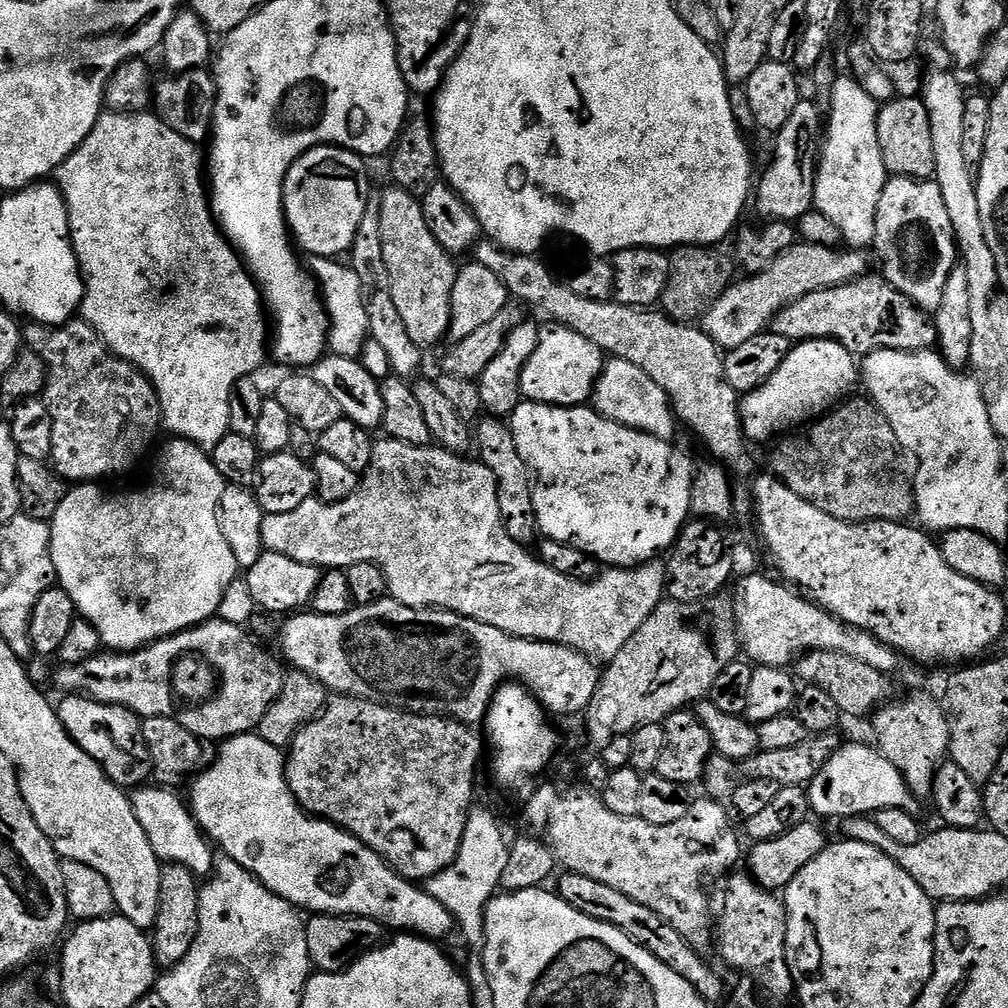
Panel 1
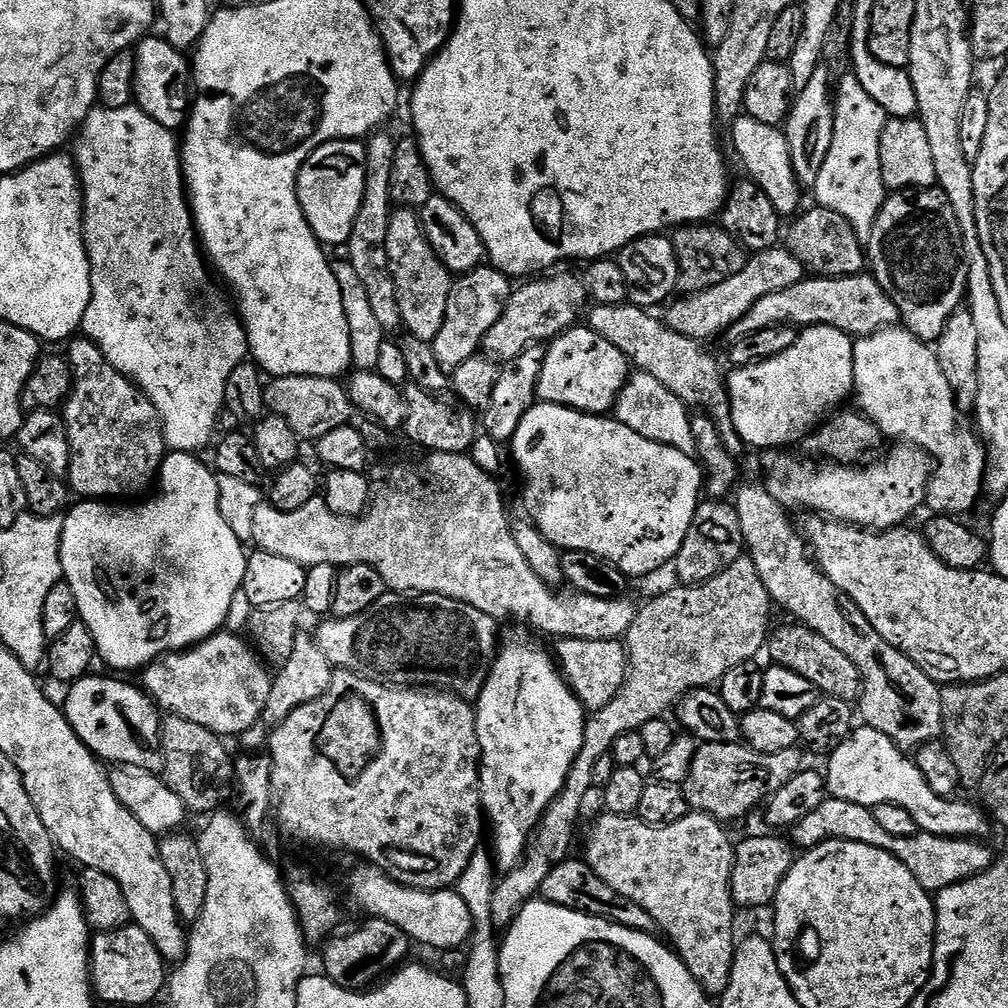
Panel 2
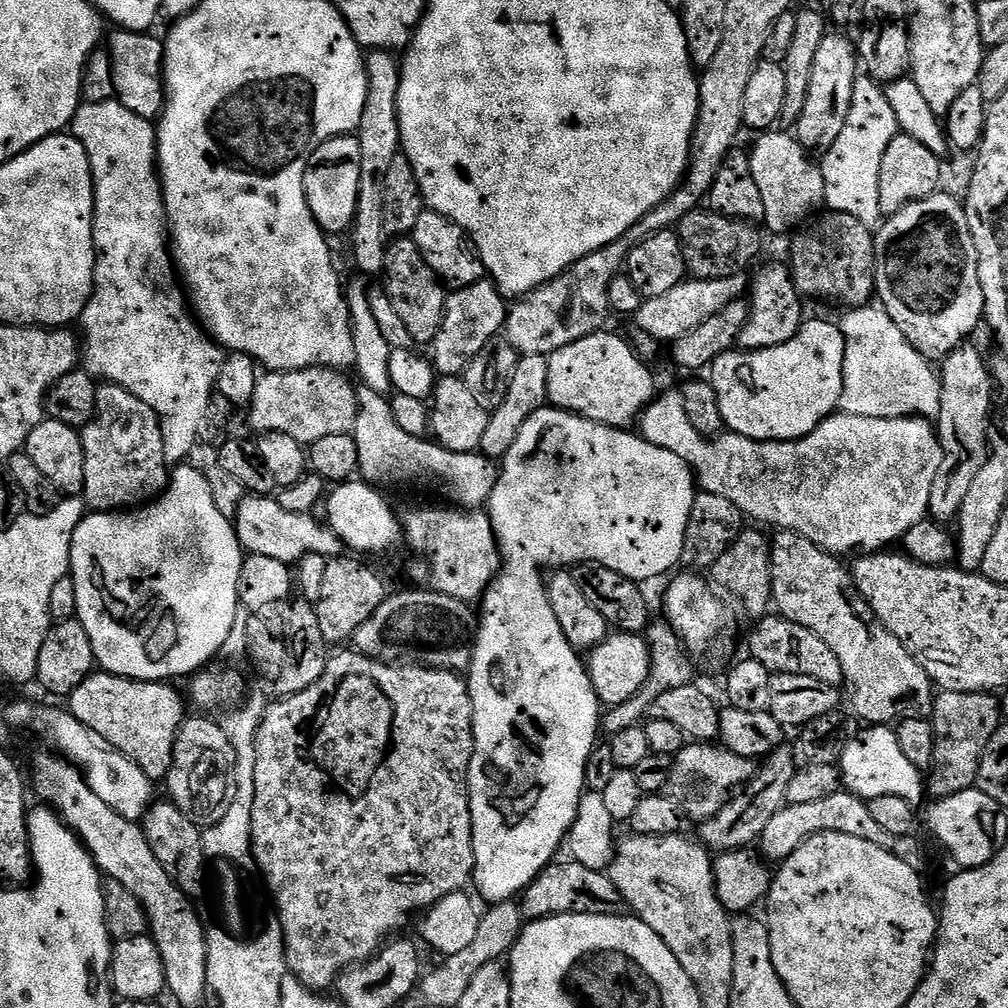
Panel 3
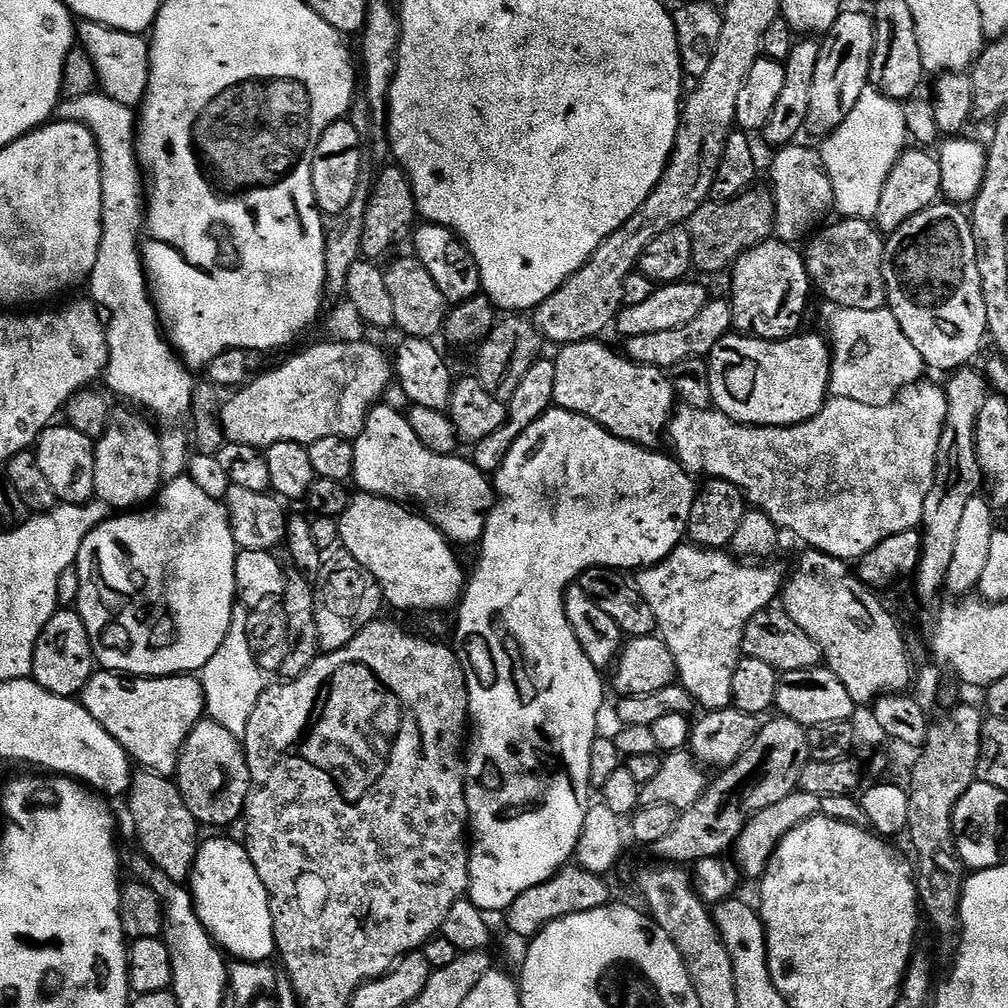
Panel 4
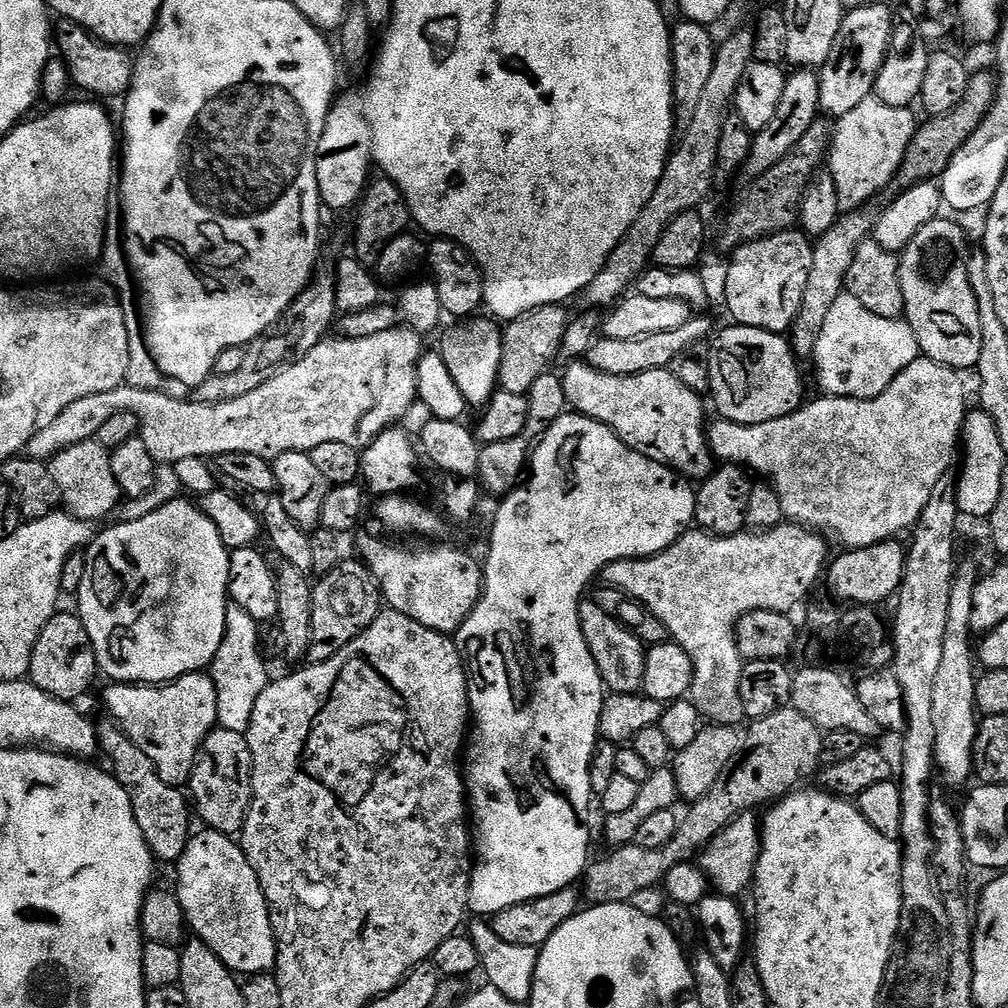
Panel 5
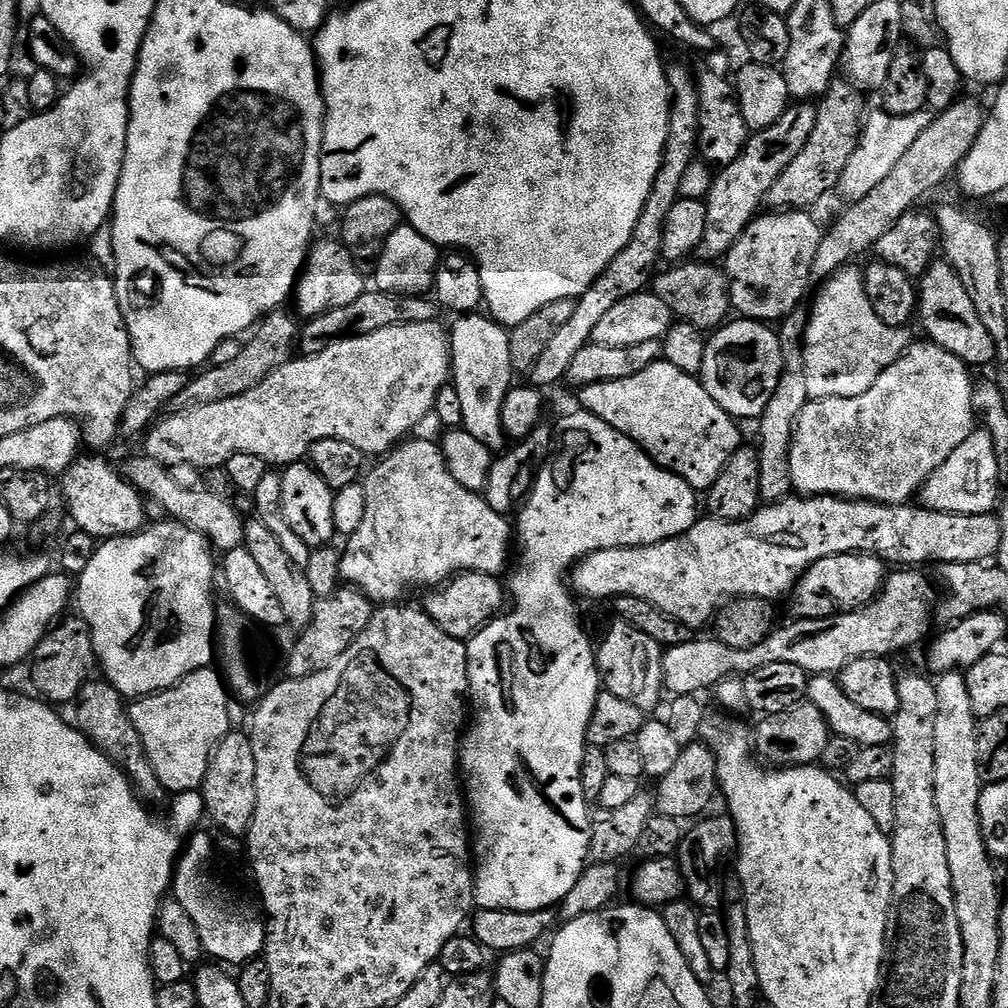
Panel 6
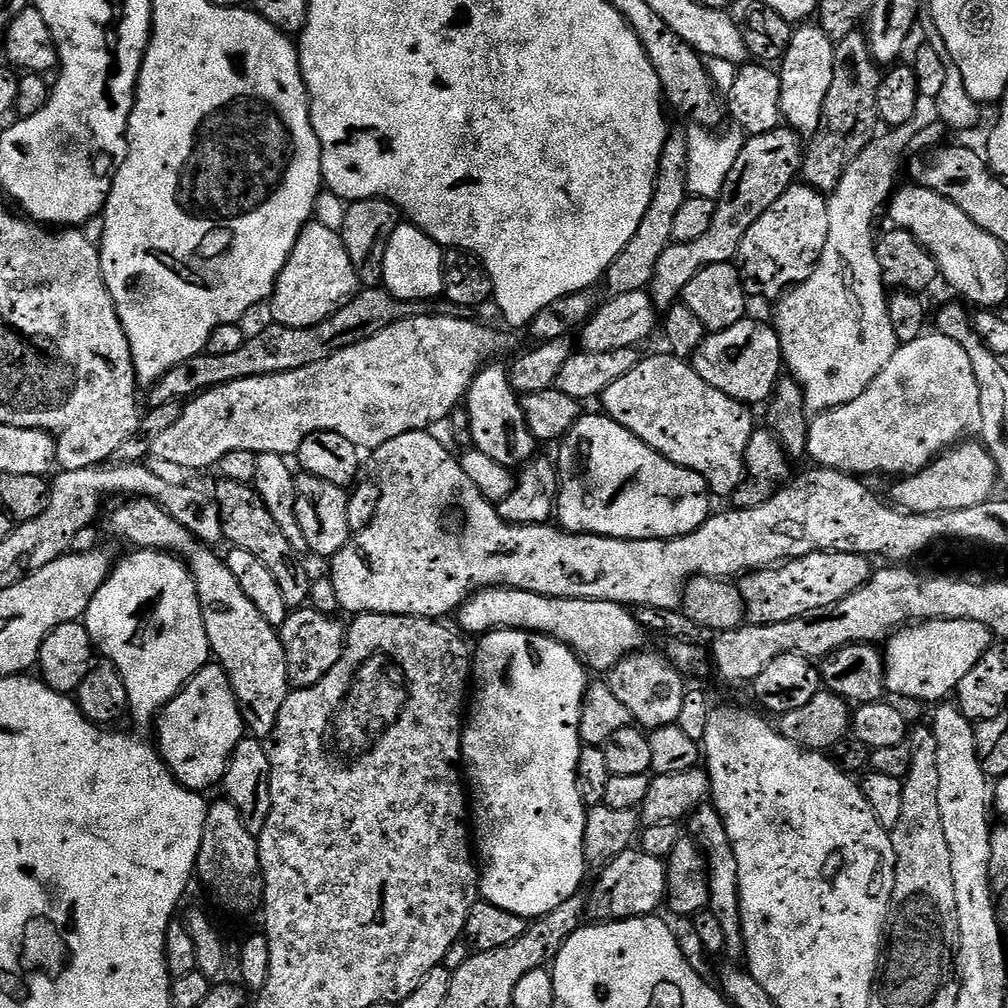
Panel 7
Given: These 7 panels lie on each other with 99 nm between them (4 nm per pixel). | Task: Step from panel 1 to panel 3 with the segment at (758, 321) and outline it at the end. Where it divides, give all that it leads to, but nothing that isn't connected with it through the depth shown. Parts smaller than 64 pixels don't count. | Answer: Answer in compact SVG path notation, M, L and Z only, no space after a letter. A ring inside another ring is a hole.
M744 274L713 280L686 278L678 286L674 286L674 290L666 290L666 294L647 297L636 312L635 327L639 331L650 334L657 342L664 342L664 340L674 342L682 338L682 334L690 334L694 326L702 326L706 318L714 318L714 314L726 310L730 302L741 299L749 284L749 277Z

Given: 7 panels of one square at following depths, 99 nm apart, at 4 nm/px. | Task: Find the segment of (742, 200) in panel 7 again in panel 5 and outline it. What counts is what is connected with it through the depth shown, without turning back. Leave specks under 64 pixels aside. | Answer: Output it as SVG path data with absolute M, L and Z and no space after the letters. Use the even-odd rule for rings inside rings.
M801 68L789 71L787 78L786 90L782 90L782 99L773 120L766 126L762 126L762 130L752 137L752 149L742 169L743 175L748 175L748 178L766 174L770 166L778 166L778 162L782 162L782 158L788 156L793 146L802 142L802 134L806 134L806 130L810 130L810 126L818 118L820 112L819 75L811 68Z

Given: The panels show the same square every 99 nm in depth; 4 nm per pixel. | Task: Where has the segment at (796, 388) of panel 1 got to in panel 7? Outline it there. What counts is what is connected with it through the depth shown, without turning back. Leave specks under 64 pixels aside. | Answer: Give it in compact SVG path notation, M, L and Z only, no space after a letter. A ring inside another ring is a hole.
M745 318L726 330L705 335L698 350L690 357L690 363L703 380L714 386L714 390L722 390L722 394L740 404L763 405L782 375L780 339L771 323L759 324Z

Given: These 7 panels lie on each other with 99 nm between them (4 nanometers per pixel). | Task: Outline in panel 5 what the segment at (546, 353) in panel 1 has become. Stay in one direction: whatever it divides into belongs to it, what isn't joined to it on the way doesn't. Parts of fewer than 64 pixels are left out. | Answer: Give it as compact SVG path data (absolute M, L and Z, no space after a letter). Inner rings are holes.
M572 362L562 372L566 402L573 413L605 424L630 450L673 468L692 482L703 482L714 471L712 449L708 447L705 397L682 386L671 370L650 370L646 374L619 376L594 370L587 362Z

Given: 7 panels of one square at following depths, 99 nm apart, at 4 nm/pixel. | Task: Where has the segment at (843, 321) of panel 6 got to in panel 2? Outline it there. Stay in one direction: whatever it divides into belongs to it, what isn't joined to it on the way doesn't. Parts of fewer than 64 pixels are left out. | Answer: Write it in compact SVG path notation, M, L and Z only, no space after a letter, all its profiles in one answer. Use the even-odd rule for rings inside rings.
M903 326L883 328L881 332L861 336L854 343L854 382L854 400L860 403L857 404L859 411L870 417L885 437L893 436L893 441L915 444L935 461L932 480L928 483L927 507L932 507L931 511L936 514L963 517L963 512L970 511L976 499L982 496L988 454L980 443L979 435L960 428L962 413L956 407L956 399L950 390L950 382L946 382L946 374L942 374L938 366L935 351Z

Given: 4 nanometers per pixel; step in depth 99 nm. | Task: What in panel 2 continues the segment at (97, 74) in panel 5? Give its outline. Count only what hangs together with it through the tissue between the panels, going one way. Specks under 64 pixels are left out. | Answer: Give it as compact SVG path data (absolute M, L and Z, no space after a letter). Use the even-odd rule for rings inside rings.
M149 34L135 45L134 57L136 59L136 77L134 78L134 104L141 108L154 122L162 122L166 130L179 133L188 123L188 114L194 99L194 85L192 82L192 69L190 60L185 53L179 52L170 42L164 40L163 35Z

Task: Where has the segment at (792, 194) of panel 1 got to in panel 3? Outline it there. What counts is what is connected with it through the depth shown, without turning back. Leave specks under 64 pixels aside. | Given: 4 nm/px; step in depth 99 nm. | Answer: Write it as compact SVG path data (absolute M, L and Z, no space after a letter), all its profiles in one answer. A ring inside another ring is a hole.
M829 34L824 37L822 46L818 46L818 55L814 57L814 74L810 74L810 90L806 94L806 106L796 119L794 135L798 143L812 154L823 154L838 134L846 126L846 114L850 114L850 104L854 98L854 84L858 75L858 48L847 40L844 34Z

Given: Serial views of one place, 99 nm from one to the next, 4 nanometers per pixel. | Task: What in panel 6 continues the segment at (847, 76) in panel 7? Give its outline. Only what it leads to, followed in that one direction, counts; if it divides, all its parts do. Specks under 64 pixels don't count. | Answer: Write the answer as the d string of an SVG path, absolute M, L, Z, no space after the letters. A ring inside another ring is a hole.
M833 83L824 93L816 109L814 130L810 130L810 138L806 138L806 146L802 146L798 158L778 174L778 182L770 186L767 207L772 210L808 210L816 204L828 191L835 189L840 183L842 170L850 160L850 154L856 149L856 141L860 138L862 117L865 115L864 100L861 93L852 83Z

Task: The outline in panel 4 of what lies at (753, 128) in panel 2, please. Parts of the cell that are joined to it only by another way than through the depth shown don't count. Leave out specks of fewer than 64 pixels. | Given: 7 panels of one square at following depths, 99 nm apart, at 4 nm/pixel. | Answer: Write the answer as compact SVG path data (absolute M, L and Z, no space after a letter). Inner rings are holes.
M785 145L779 149L770 168L770 191L775 198L774 234L777 239L791 244L803 243L835 207L833 187L820 152L815 147L798 145Z

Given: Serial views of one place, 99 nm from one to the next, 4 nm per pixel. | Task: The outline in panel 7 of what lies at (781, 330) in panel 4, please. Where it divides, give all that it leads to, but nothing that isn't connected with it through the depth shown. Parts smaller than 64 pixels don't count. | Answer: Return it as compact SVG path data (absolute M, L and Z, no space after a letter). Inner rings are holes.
M797 182L786 190L746 230L746 235L736 251L735 263L740 269L740 281L749 297L765 296L775 301L790 288L802 283L812 273L826 246L830 230L830 214L825 193L809 184Z

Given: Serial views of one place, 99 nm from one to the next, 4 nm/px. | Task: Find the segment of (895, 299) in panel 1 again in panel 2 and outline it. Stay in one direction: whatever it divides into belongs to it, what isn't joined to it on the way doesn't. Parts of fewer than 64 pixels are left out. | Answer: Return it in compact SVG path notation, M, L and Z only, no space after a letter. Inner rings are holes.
M871 274L856 276L818 276L805 278L786 290L778 290L778 294L766 294L746 314L742 314L726 336L729 341L746 340L750 334L761 332L767 328L791 326L797 330L813 328L819 324L834 326L834 330L842 330L846 335L859 338L869 336L872 332L881 332L883 328L894 328L901 323L898 306L882 290L882 286Z

